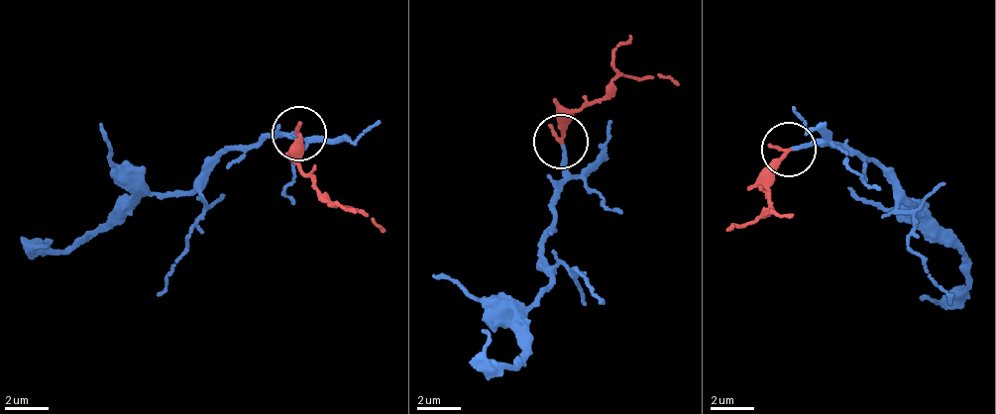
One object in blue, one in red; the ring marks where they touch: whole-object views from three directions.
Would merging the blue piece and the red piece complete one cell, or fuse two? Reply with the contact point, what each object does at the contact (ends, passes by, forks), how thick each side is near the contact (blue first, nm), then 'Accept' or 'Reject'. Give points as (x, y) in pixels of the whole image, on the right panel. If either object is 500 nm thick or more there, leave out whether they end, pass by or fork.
Place: (788, 149). At the ring blue ends. At the ring red ends. Thickness 150 nm (blue) against 240 nm. Accept

